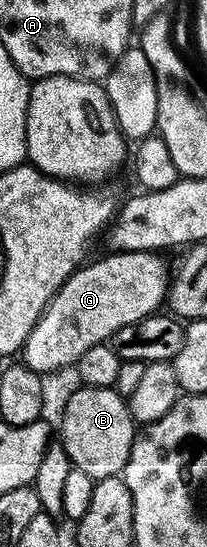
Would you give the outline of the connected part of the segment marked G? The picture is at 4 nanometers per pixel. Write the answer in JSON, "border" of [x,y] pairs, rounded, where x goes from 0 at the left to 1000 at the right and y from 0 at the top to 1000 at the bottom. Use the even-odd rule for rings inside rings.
{"border":[[[570,459],[353,495],[193,574],[193,585],[121,623],[106,636],[116,669],[198,682],[343,671],[435,631],[536,622],[541,611],[589,601],[589,594],[758,574],[797,559],[821,516],[821,488],[773,472],[744,459]]]}

